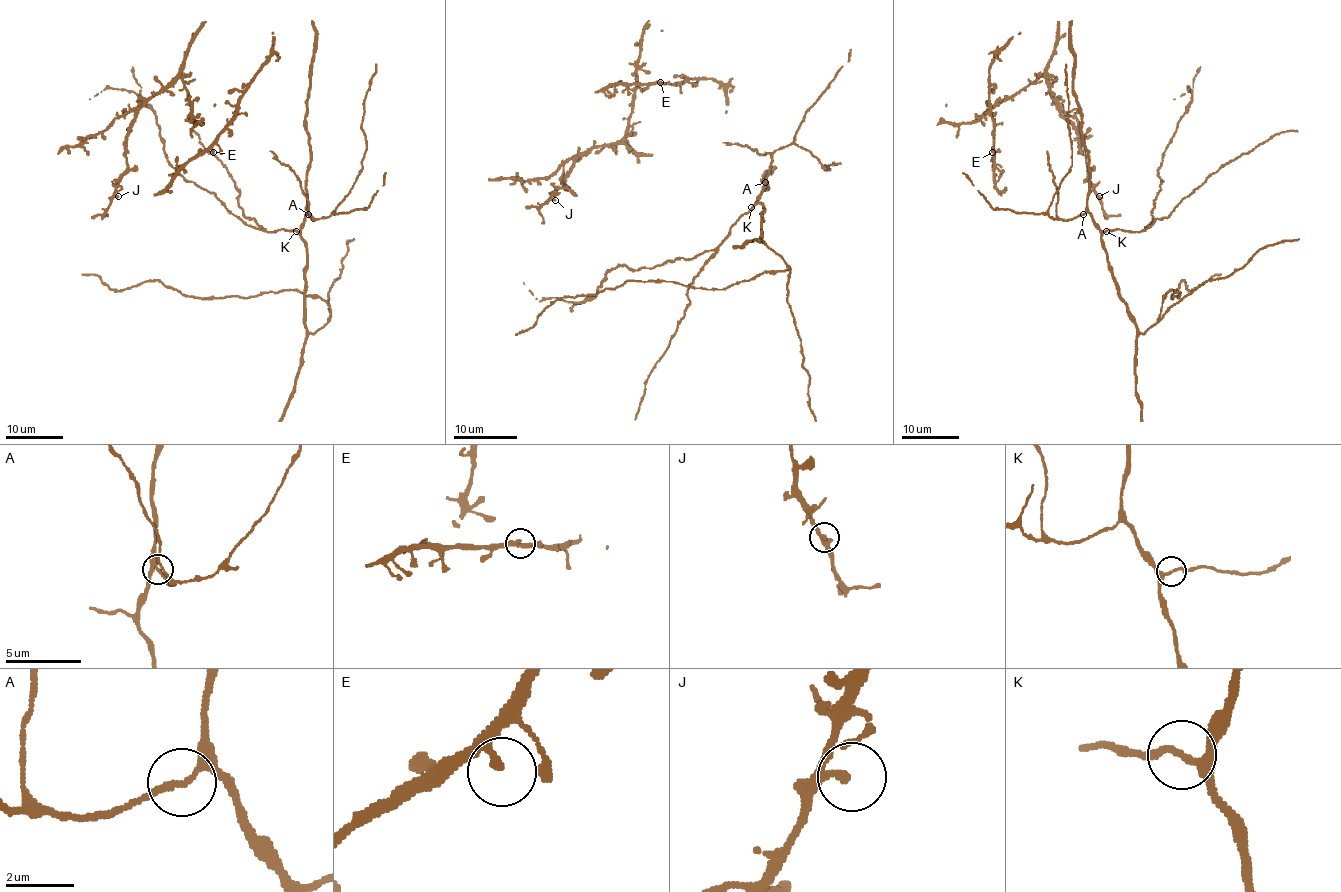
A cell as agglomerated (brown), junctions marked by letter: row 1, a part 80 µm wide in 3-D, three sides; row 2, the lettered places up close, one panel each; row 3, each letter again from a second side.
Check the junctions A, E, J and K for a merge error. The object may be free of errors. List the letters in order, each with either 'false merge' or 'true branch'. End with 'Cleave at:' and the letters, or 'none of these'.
A: true branch
E: true branch
J: true branch
K: true branch
Cleave at: none of these

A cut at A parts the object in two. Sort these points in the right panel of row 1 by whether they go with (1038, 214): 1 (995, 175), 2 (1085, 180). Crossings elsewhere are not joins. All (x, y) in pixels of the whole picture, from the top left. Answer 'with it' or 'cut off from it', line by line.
1: cut off from it
2: cut off from it

